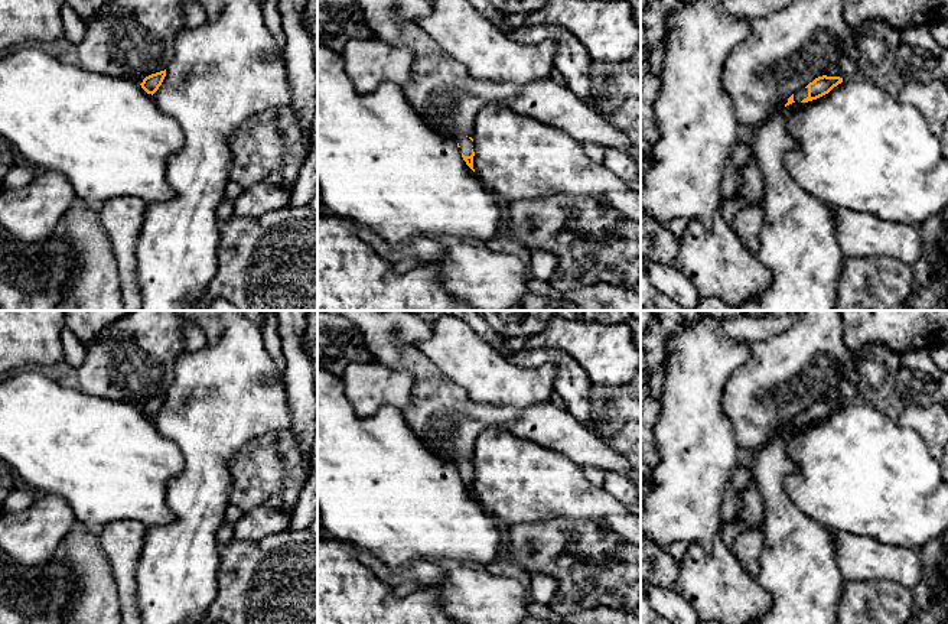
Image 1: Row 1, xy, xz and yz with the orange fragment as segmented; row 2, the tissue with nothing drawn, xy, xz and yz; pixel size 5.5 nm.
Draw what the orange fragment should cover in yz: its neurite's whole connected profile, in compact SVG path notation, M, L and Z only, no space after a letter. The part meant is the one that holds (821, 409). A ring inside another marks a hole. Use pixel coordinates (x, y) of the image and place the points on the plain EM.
M827 399L818 400L812 406L809 406L805 412L792 417L788 422L788 426L785 428L785 430L792 426L808 426L808 425L817 423L828 417L834 410L837 410L841 406L843 406L843 402L840 400L827 400Z

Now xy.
M166 393L146 400L140 409L147 417L153 419L162 409L164 400Z

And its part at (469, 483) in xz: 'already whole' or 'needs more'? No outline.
needs more

